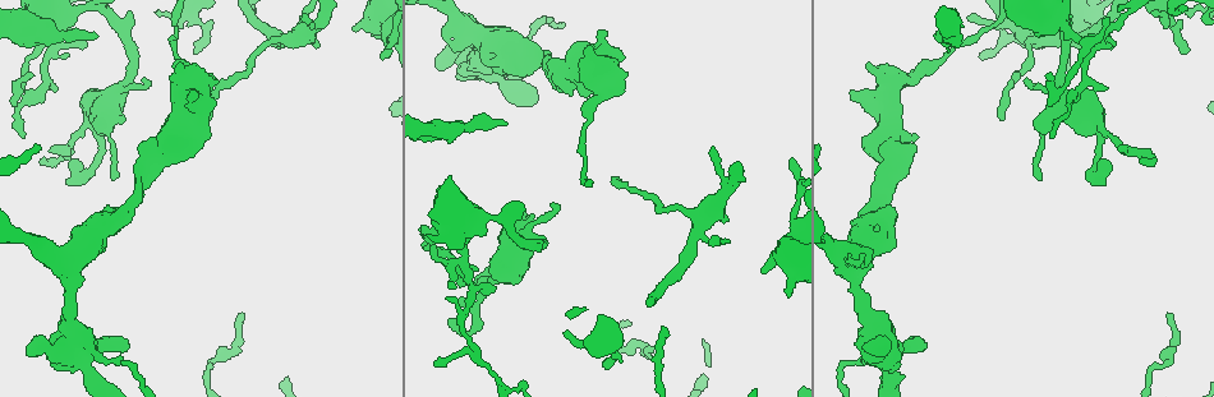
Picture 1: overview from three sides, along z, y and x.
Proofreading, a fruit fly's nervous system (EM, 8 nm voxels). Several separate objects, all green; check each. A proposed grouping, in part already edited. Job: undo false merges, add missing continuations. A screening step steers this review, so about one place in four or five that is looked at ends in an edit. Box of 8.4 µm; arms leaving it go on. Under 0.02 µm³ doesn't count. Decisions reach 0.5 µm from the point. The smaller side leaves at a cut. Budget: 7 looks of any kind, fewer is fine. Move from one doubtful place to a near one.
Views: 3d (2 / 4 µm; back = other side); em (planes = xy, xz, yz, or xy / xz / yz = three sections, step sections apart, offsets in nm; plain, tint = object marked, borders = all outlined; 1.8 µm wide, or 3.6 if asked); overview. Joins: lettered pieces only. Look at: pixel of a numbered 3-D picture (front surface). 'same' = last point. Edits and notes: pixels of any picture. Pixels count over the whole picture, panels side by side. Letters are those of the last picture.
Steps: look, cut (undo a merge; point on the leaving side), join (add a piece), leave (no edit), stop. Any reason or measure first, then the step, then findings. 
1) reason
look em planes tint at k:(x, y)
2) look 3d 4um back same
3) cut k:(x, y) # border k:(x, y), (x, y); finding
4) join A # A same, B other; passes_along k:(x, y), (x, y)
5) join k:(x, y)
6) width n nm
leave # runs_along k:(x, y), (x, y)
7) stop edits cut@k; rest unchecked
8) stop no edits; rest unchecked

an open end
look 3d 4um at 1:(94, 39)

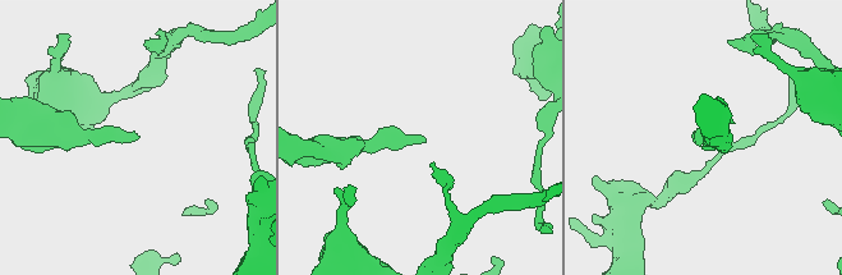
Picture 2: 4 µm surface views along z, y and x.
need the tissue
look em yz step 4 plain at 2:(137, 138)

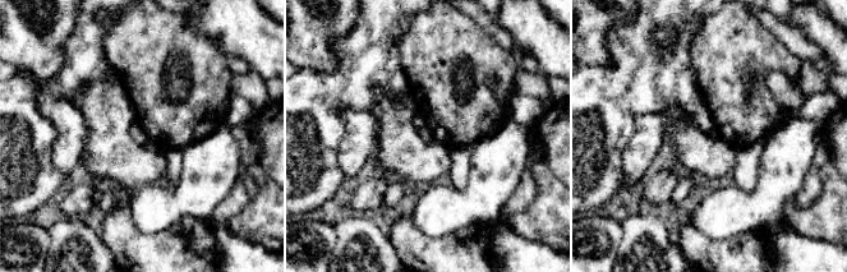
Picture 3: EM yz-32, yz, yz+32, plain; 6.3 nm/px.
what lies round it
look em yz step 4 borders same

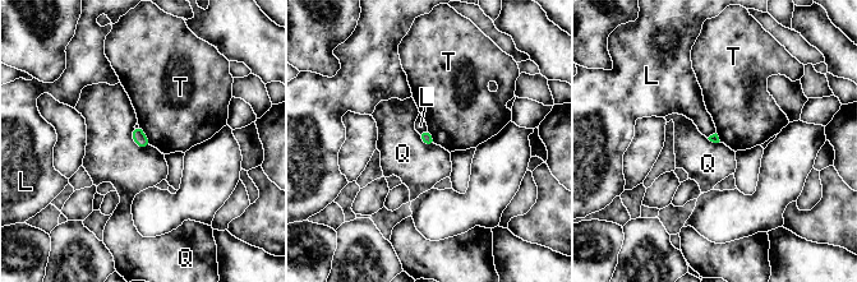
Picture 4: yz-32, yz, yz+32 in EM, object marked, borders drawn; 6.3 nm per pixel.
leave # L other, Q other, T other; border 4:(133, 128), (133, 140), (146, 148); no lettered piece goes on from it

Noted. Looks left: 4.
free end
look em 3.6um yz step 4 tint at 1:(551, 61)

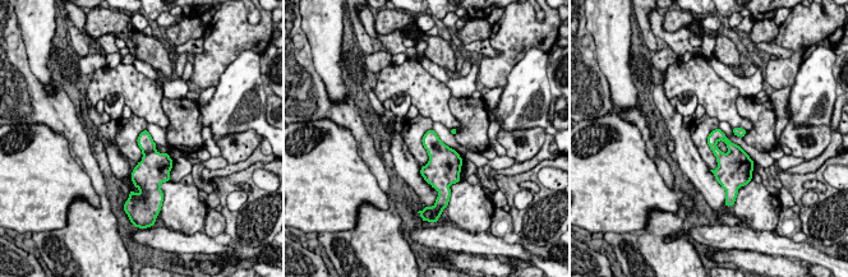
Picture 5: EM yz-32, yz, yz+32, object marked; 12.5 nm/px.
another direction
look em 3.6um planes borders same

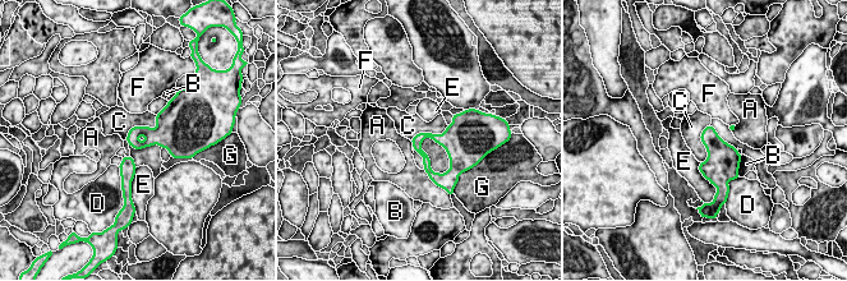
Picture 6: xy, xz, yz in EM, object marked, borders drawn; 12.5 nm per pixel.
width 140 nm
leave # A other, B other, C other, D other, E other, F other, G other; border 6:(156, 115), (125, 139); none of them fits

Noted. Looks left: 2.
look em 3.6um xy step 4 plain at 1:(294, 38)

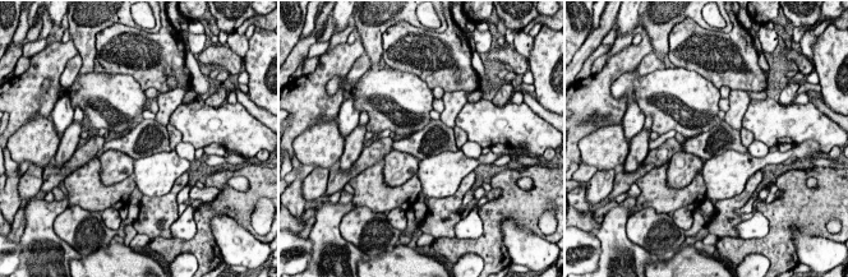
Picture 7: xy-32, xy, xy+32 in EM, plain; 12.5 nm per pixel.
look em 3.6um xy step 4 borders same

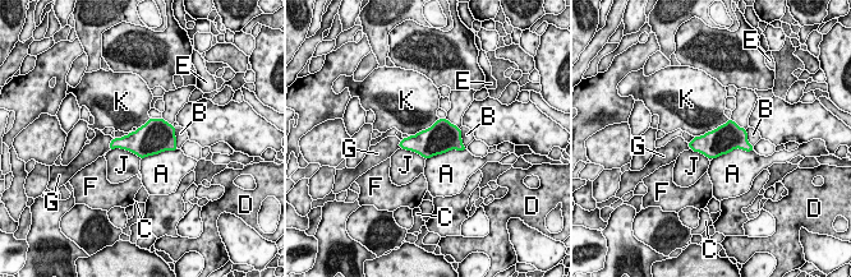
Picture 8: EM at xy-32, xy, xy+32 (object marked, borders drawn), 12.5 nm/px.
leave # A other, B other, C other, D other, E other, F other, G other, J other, K other; border 8:(110, 149), (128, 149), (141, 158); one cell here

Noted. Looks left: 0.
stop no edits; rest unchecked

